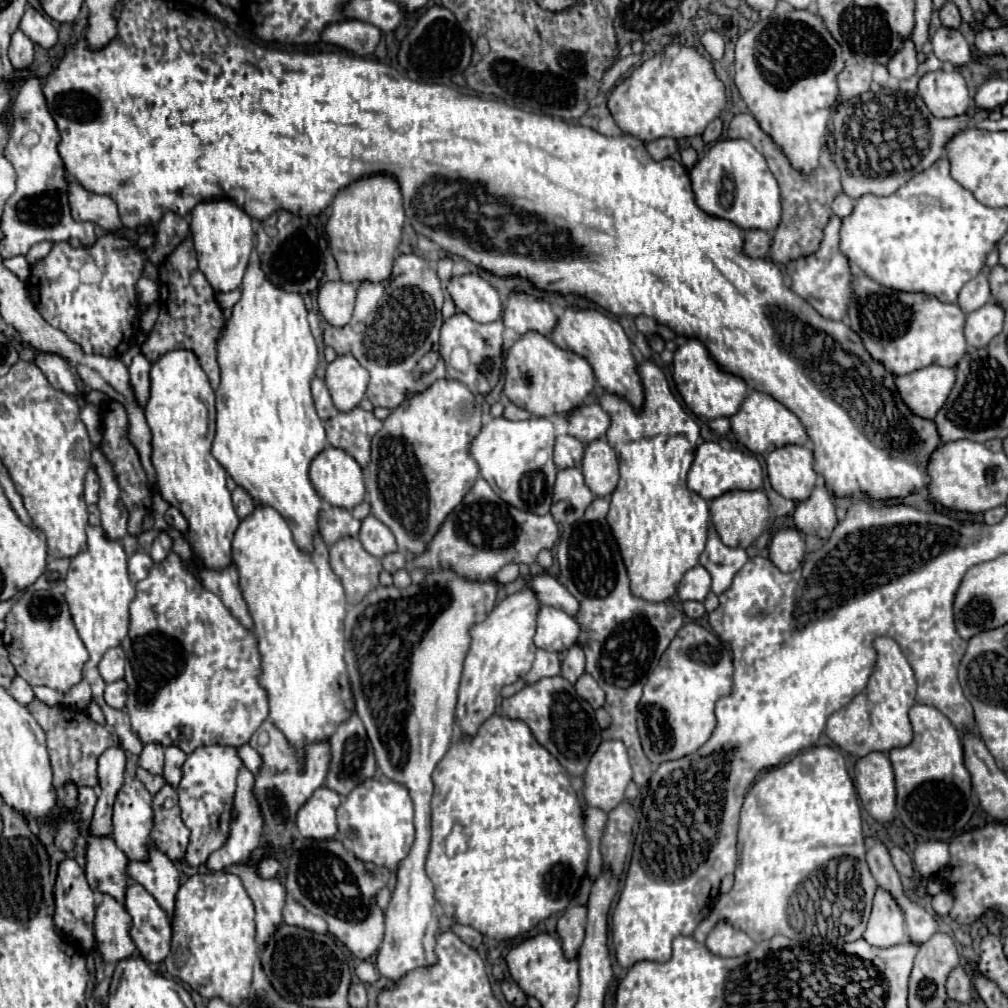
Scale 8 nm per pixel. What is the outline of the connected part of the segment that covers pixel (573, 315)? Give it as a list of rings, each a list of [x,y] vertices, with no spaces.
[[[567,306],[551,332],[551,340],[563,350],[571,350],[571,352],[587,358],[601,390],[625,396],[635,408],[641,408],[643,388],[641,388],[641,380],[637,374],[637,362],[631,354],[629,338],[617,320],[605,316],[603,312],[599,312],[595,308]]]

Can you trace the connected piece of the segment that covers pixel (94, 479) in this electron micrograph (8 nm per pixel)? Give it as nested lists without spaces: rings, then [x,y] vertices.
[[[89,468],[87,478],[85,478],[85,502],[87,504],[97,504],[99,500],[99,476],[95,472],[95,468]]]

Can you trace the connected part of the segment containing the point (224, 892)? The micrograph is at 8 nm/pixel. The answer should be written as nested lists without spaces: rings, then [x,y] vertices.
[[[207,872],[187,878],[187,882],[177,892],[175,902],[175,920],[173,920],[173,938],[171,952],[165,958],[167,972],[181,982],[189,984],[203,998],[223,998],[231,1006],[247,998],[253,978],[253,964],[257,960],[257,942],[255,942],[255,906],[245,892],[245,886],[239,876],[227,872]]]

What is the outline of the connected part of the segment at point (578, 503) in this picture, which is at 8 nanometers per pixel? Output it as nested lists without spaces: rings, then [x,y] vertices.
[[[565,468],[557,472],[553,488],[551,516],[559,524],[573,524],[581,520],[583,512],[593,500],[593,492],[587,488],[579,468]]]

